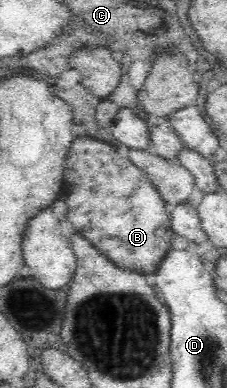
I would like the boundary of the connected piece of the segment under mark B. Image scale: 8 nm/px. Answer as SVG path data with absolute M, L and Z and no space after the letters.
M95 132L76 137L69 148L64 165L62 198L67 205L67 219L74 231L85 236L99 251L117 266L142 274L156 270L158 263L171 248L172 225L170 214L165 211L164 199L150 182L147 172L139 169L131 160L119 155L107 141L96 138Z

